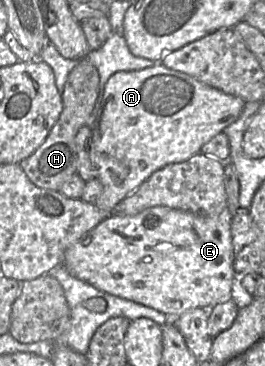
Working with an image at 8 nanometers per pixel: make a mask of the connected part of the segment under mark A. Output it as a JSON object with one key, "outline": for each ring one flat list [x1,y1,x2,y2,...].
{"outline":[[162,64,111,75,91,127,96,179,103,186,94,205,110,212,155,171,199,153,205,143,239,118,245,104,239,97]]}

